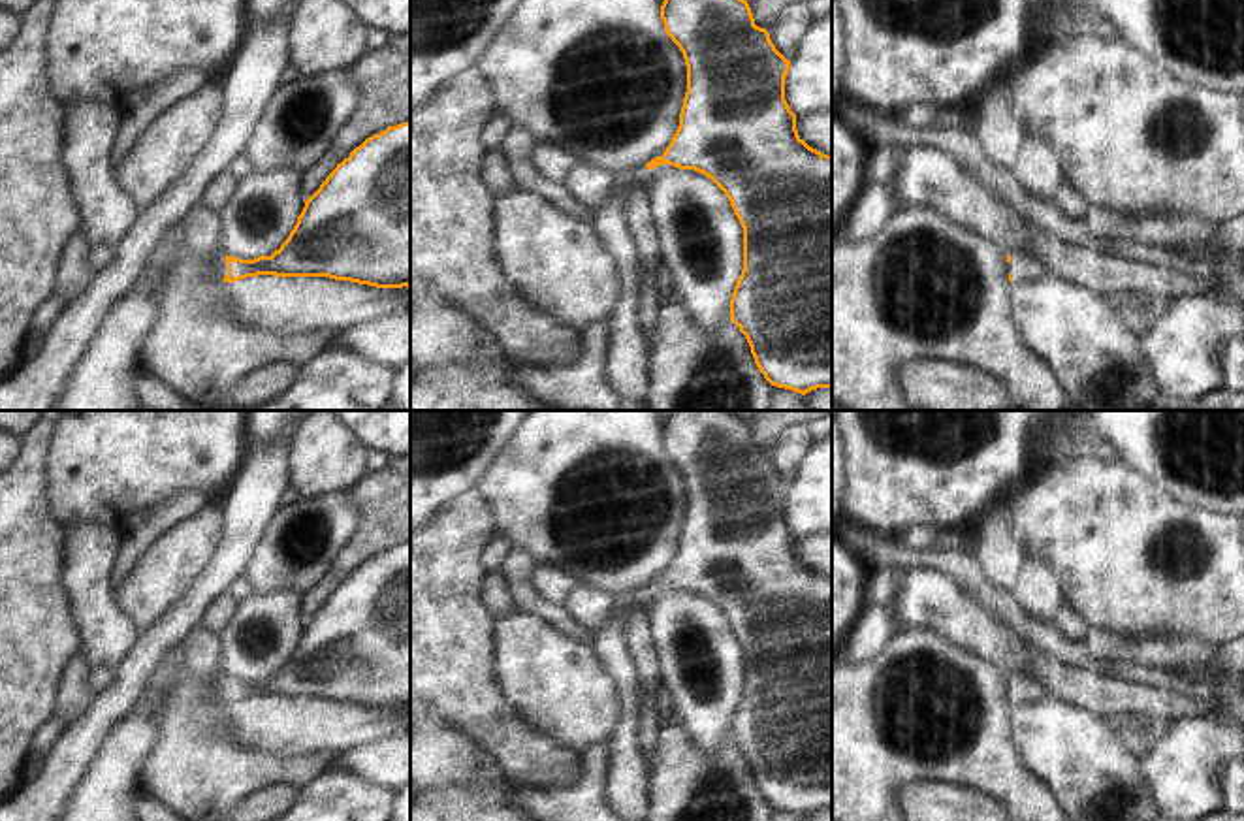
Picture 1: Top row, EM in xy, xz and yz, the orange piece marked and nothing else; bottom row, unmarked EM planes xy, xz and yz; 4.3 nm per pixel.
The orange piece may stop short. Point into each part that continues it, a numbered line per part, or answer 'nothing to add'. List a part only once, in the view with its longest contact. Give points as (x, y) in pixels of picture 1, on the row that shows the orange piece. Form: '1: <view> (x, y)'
1: xy (221, 268).

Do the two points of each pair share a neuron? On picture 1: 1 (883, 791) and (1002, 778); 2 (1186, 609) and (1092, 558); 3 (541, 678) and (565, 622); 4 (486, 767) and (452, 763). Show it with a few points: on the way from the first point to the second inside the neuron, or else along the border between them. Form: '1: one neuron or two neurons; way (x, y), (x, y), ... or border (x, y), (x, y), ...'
1: one neuron; way (913, 767), (972, 767)
2: one neuron; way (1164, 586), (1137, 560), (1115, 558)
3: two neurons; border (522, 609), (539, 616), (580, 646), (590, 648)
4: one neuron; way (478, 767), (460, 763)

